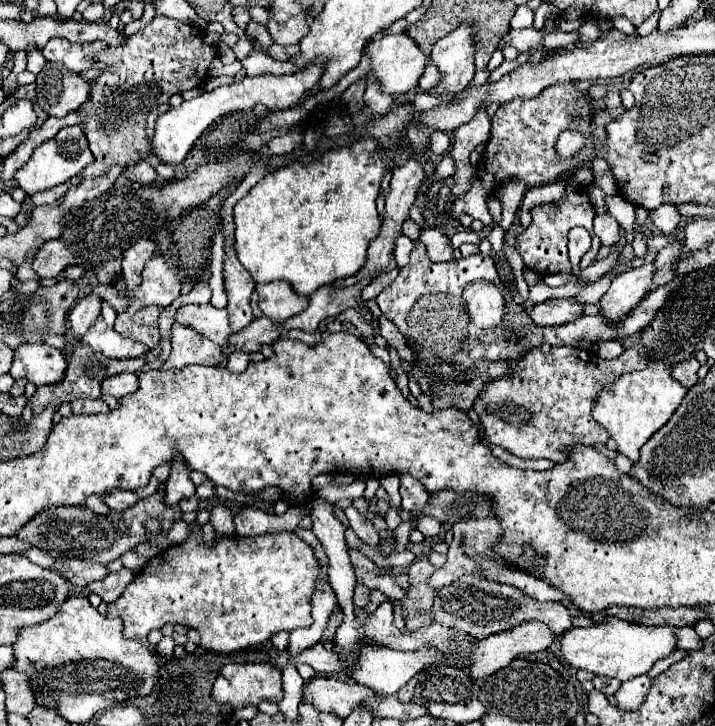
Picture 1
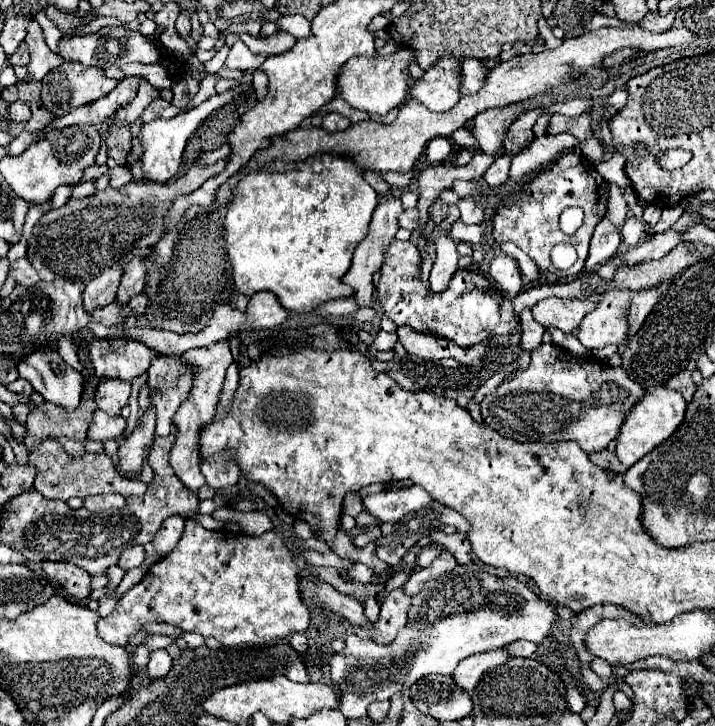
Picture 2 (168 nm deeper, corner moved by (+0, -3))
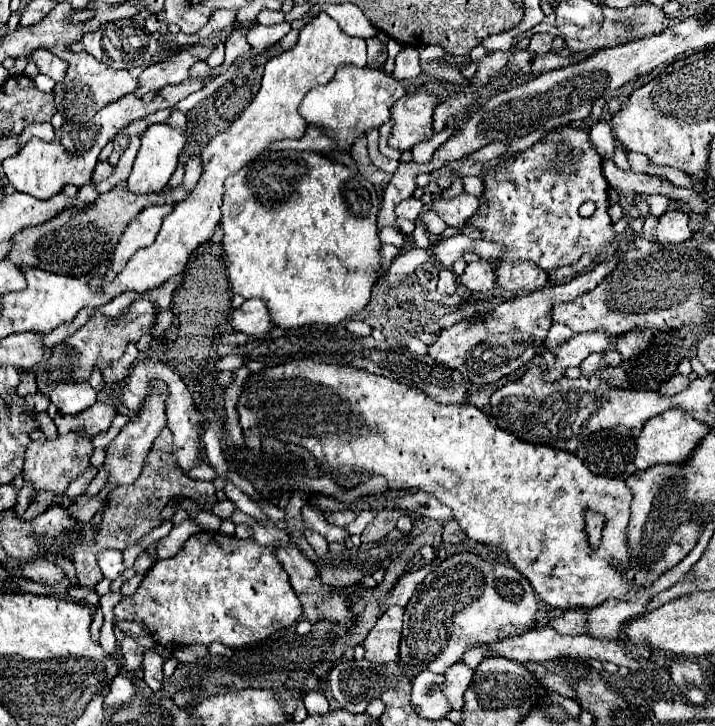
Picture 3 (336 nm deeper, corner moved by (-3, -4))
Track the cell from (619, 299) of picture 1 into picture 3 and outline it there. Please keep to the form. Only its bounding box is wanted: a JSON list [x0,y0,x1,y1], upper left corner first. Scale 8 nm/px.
[547,332,611,380]

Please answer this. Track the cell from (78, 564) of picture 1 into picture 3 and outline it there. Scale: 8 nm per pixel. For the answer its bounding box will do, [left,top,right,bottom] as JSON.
[23,558,67,584]

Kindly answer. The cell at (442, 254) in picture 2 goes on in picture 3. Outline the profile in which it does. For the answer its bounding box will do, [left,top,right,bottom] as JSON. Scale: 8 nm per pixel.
[437,270,455,294]

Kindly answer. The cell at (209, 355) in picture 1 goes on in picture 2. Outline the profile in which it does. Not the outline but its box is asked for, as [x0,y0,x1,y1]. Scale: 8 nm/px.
[148,355,192,437]

